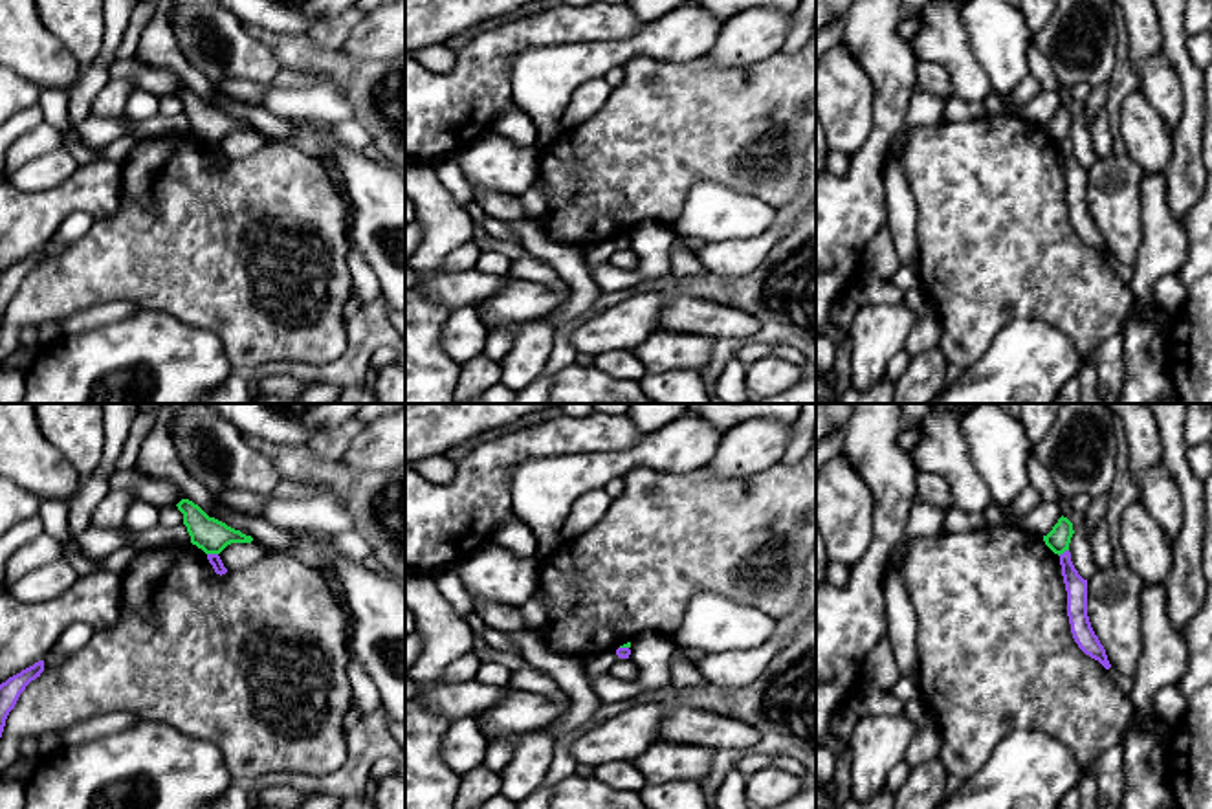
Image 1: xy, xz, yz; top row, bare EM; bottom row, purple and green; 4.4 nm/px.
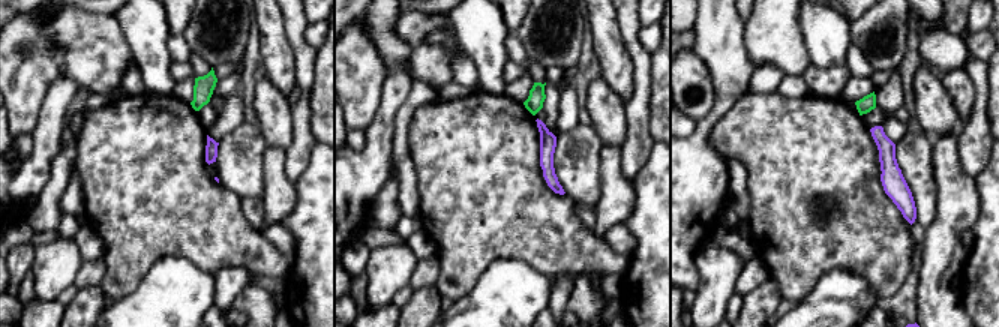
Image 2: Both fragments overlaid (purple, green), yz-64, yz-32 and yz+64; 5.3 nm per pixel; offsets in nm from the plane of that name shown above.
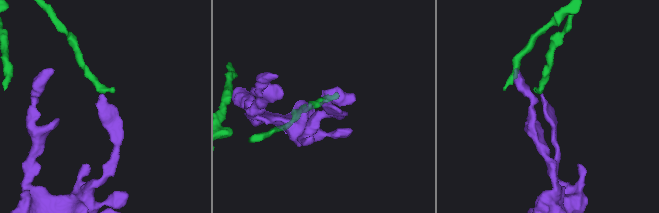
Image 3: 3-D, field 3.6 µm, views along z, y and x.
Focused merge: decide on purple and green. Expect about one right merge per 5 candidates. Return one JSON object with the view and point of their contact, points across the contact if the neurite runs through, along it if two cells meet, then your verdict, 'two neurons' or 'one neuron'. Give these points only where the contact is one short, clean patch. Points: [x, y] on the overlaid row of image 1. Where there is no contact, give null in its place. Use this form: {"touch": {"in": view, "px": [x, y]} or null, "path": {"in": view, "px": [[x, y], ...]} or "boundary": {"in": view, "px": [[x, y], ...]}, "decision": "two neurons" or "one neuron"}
{"touch": {"in": "xy", "px": [213, 554]}, "boundary": {"in": "xy", "px": [[208, 553], [217, 554]]}, "decision": "two neurons"}

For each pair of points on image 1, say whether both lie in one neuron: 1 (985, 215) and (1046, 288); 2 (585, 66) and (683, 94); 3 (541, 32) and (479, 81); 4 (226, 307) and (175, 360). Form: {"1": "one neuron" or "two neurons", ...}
{"1": "one neuron", "2": "two neurons", "3": "one neuron", "4": "two neurons"}

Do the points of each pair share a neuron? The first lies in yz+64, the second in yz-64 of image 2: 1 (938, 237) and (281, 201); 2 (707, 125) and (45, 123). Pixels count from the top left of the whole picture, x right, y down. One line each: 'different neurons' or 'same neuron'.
1: same neuron
2: same neuron

